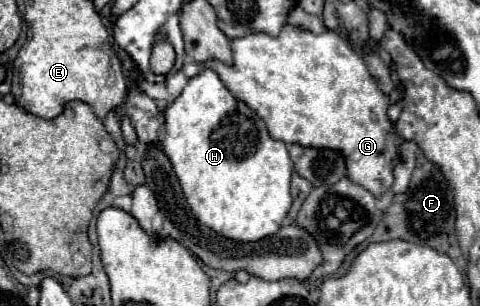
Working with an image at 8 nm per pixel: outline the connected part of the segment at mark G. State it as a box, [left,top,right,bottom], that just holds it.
[203,25,403,197]

